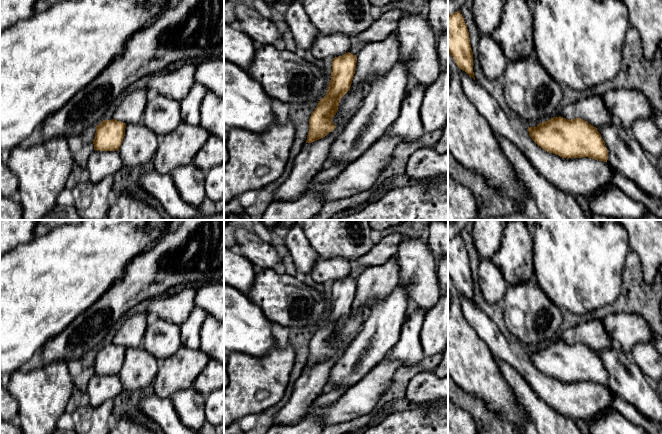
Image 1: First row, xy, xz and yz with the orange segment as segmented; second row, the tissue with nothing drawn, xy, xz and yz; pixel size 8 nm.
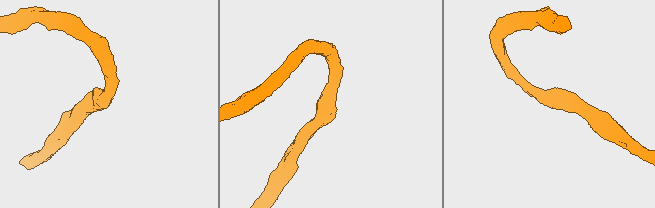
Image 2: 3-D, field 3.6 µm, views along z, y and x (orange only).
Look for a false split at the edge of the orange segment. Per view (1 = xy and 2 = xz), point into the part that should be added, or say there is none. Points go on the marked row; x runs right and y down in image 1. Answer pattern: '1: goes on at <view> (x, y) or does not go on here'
1: does not go on here
2: does not go on here

